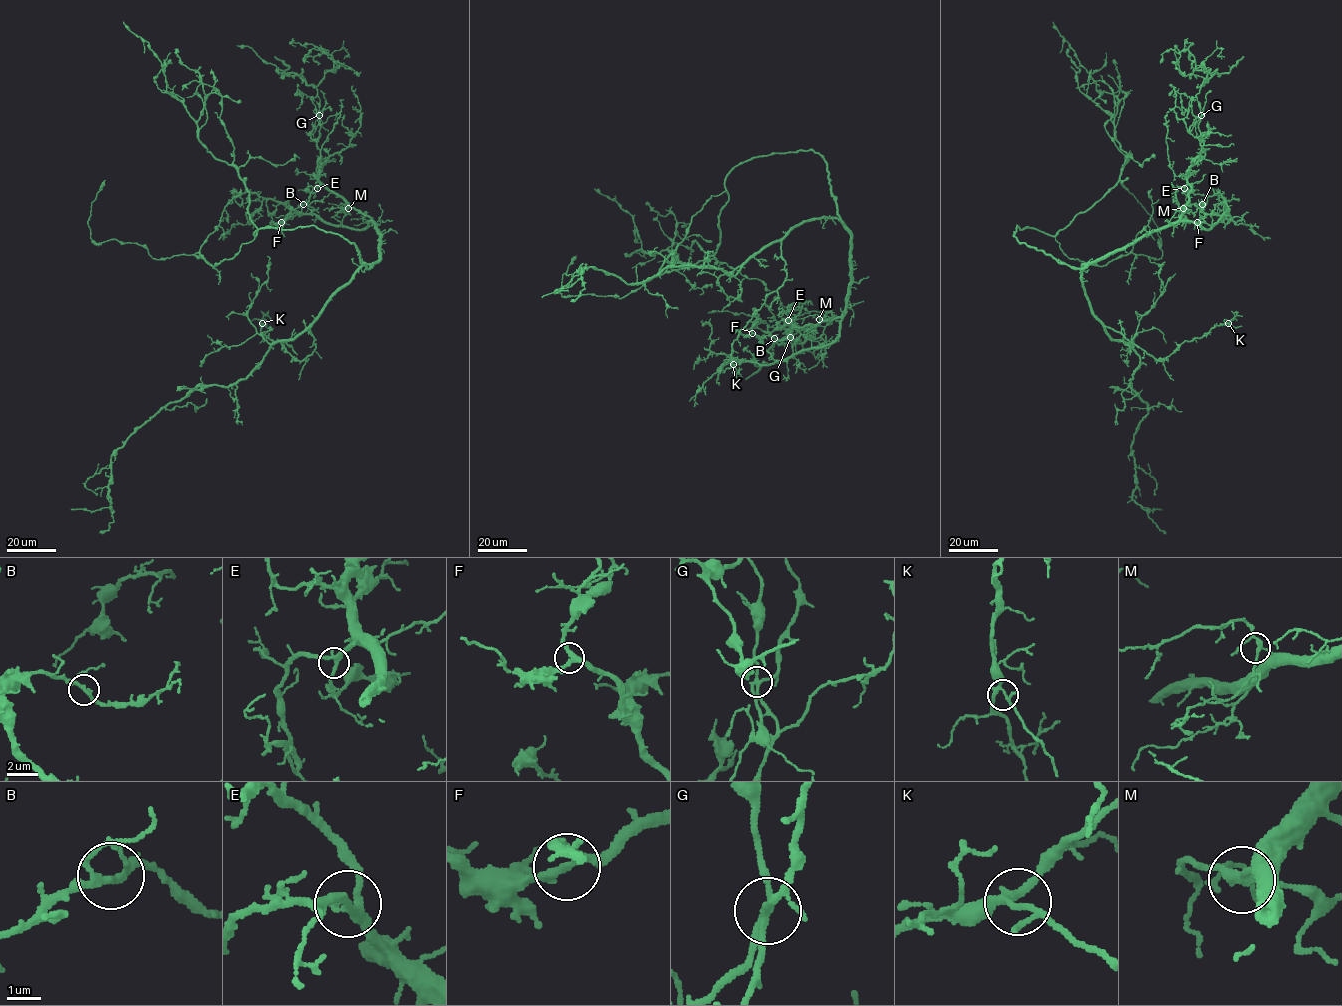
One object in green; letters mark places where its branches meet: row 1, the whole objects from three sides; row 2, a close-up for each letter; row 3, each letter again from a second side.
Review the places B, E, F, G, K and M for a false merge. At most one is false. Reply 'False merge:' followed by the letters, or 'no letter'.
False merge: G

